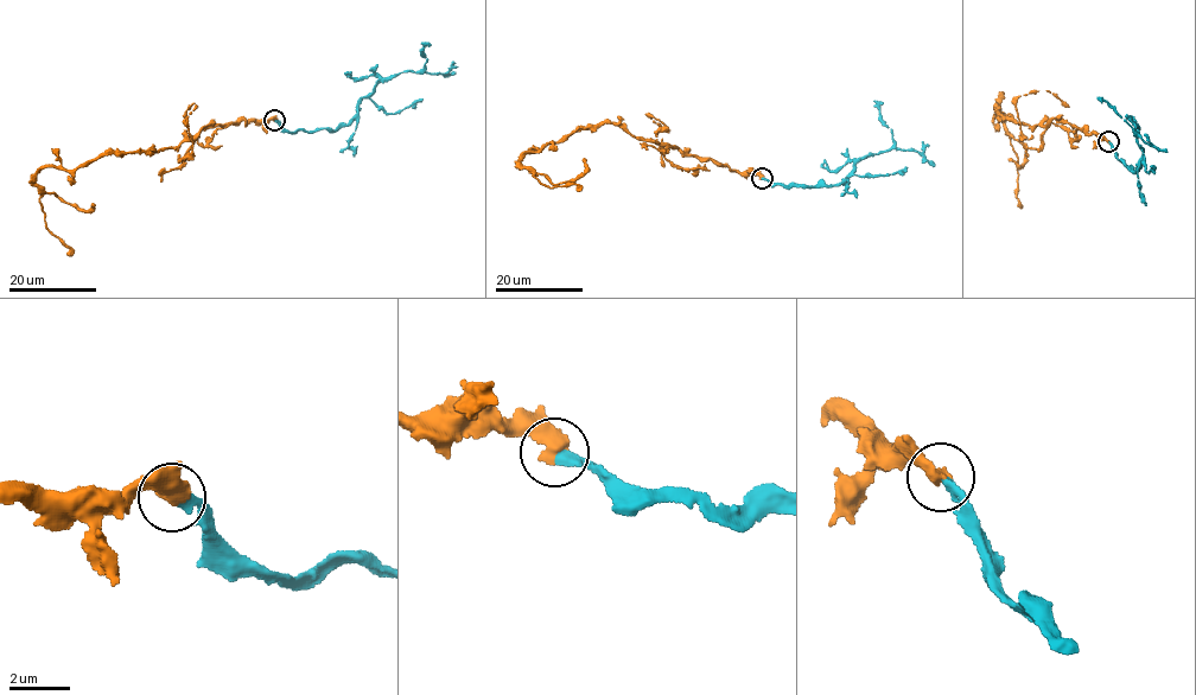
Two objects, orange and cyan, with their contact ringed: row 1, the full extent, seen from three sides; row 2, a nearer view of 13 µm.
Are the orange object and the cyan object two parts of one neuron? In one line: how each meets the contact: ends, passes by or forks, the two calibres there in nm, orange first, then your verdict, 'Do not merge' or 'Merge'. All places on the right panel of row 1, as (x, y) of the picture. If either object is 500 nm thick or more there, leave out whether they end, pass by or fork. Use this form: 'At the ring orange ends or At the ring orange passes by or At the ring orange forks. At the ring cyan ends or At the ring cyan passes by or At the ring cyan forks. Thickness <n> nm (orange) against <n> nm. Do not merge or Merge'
Thickness 550 nm (orange) against 300 nm. Do not merge

